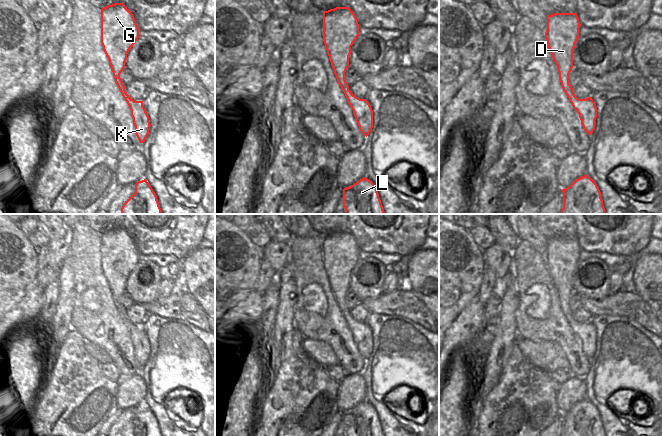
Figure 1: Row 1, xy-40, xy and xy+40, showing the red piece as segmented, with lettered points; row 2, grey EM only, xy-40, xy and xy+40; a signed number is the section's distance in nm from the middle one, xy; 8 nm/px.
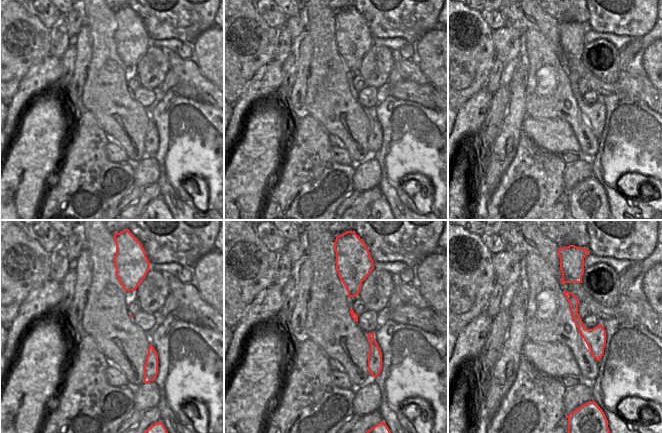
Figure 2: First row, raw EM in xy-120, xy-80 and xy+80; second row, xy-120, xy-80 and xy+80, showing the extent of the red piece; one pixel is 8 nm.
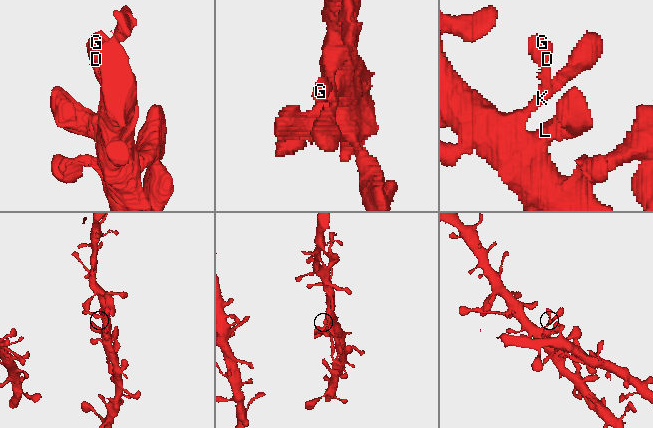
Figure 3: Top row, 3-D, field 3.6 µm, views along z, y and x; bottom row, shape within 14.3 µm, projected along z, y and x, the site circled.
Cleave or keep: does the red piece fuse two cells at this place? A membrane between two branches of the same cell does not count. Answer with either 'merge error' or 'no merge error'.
no merge error

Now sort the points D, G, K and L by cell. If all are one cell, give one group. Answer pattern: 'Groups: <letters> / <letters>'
Groups: D G K L.

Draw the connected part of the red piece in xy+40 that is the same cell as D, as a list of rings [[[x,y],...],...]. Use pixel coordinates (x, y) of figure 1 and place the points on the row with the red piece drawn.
[[[577,13],[547,15],[545,38],[557,66],[561,86],[573,108],[579,114],[585,132],[591,135],[595,130],[595,120],[597,118],[595,102],[591,97],[578,99],[569,84],[569,74],[573,68],[573,50],[579,38],[580,26]]]

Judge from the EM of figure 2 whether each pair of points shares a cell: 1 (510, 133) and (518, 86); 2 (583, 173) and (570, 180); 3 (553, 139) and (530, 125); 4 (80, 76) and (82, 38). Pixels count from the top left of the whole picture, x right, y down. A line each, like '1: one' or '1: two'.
1: one
2: one
3: one
4: one

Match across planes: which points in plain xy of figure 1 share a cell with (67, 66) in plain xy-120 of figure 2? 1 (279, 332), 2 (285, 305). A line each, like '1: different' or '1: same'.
1: different
2: different

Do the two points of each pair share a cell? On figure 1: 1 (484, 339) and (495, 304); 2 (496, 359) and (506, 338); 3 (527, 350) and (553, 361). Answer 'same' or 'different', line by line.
1: same
2: same
3: same

